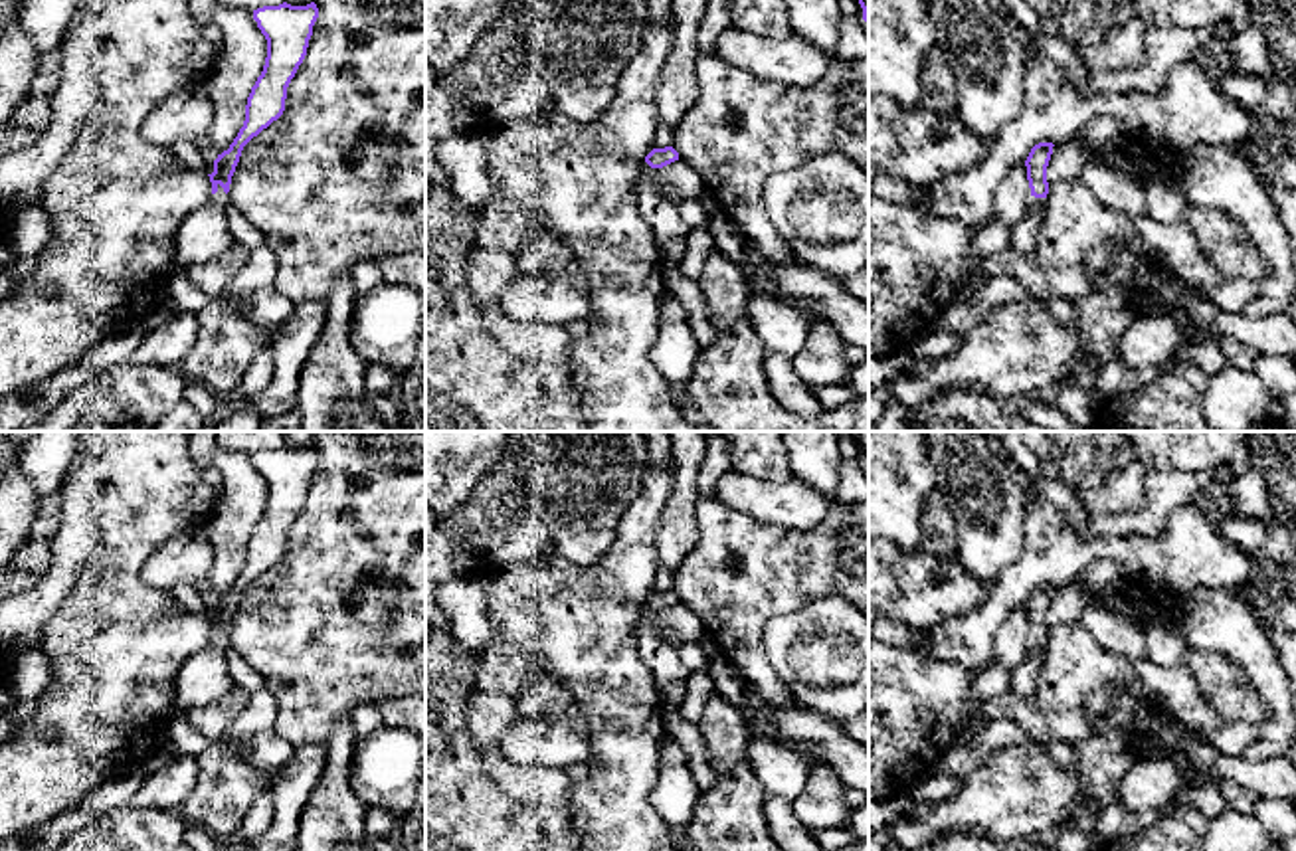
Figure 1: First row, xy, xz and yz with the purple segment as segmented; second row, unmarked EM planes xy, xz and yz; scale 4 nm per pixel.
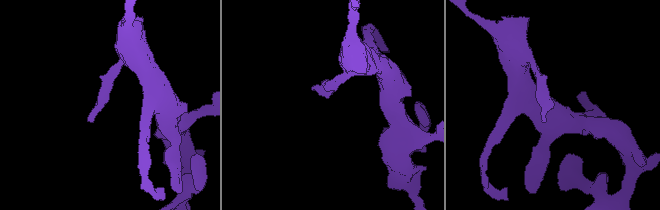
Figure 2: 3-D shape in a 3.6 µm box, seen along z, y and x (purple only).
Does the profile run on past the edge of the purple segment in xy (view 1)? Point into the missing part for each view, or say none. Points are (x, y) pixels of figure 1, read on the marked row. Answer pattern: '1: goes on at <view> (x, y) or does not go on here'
1: does not go on here

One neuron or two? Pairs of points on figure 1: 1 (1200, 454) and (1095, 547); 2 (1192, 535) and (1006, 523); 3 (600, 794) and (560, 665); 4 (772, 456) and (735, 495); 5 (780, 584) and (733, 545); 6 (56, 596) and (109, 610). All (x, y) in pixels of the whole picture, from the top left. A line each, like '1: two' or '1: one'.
1: two
2: two
3: one
4: two
5: one
6: two

